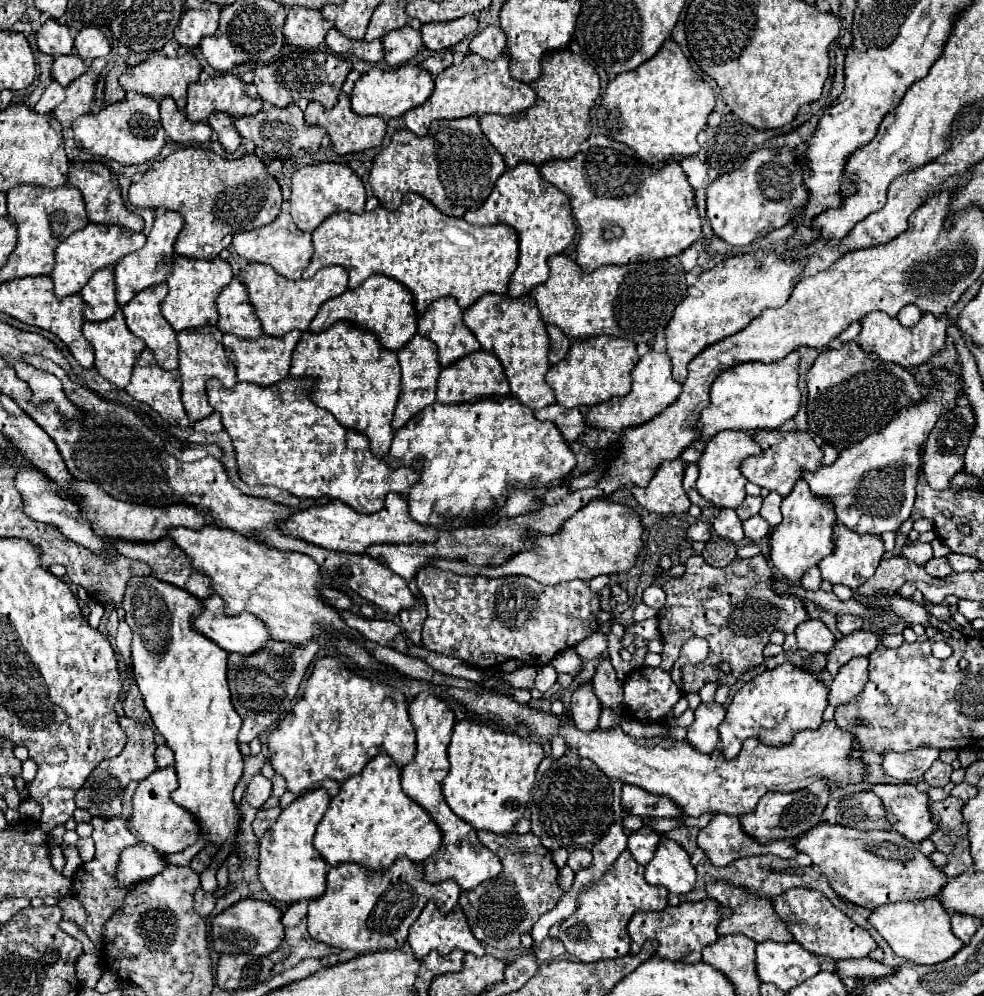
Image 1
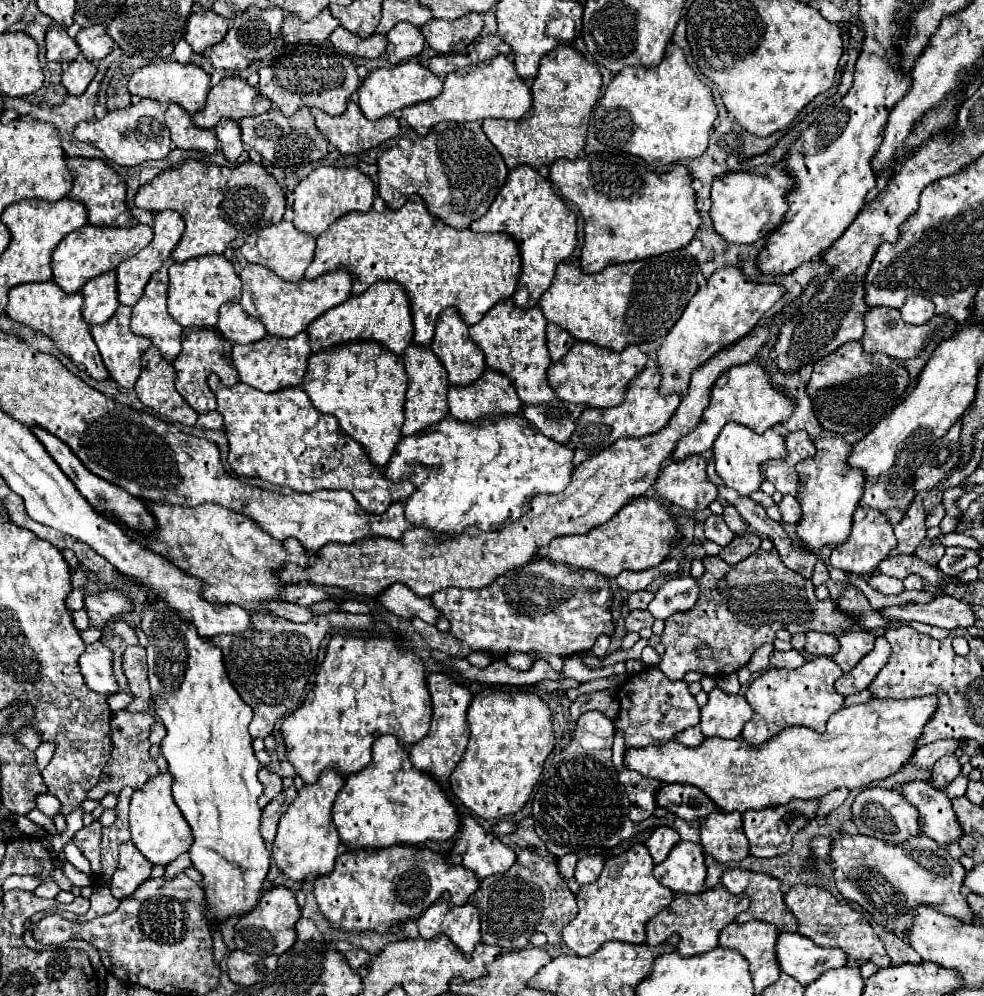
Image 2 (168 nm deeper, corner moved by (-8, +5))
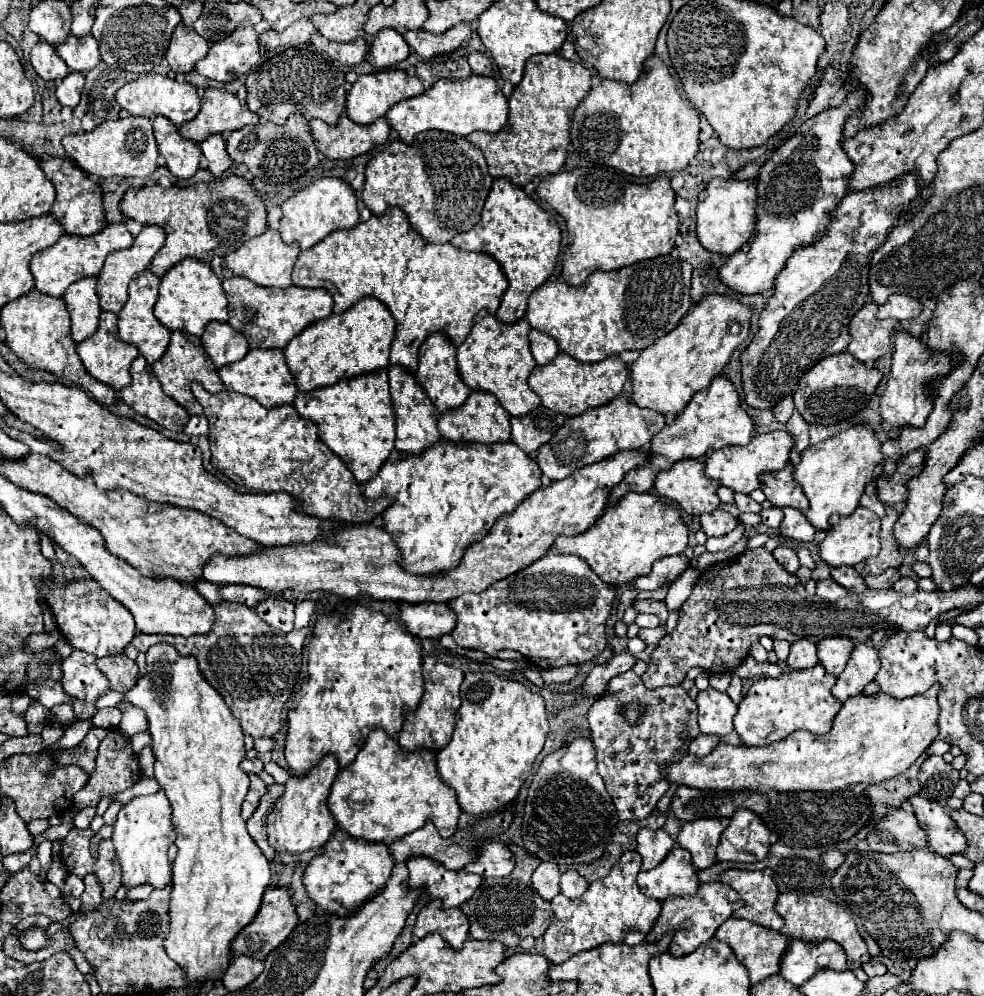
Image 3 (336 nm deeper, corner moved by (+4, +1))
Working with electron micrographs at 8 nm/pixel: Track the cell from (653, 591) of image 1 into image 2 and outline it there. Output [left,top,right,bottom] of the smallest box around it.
[649,577,699,619]

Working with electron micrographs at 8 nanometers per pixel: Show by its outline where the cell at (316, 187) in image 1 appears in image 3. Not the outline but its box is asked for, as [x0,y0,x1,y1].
[281,177,359,249]

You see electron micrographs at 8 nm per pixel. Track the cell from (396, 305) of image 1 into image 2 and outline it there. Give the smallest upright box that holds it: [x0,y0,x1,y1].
[307,281,413,355]

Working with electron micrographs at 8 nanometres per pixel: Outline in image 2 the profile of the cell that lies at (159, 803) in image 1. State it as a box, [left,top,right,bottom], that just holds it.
[129,775,193,865]

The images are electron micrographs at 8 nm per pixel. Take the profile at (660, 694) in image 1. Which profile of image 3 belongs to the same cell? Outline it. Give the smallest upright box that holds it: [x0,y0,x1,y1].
[589,671,699,819]

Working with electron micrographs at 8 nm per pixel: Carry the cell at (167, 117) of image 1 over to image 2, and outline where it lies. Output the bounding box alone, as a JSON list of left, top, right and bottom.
[165,103,217,153]

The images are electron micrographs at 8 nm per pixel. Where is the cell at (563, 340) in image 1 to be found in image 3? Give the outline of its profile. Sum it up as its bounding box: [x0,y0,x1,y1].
[529,329,559,365]

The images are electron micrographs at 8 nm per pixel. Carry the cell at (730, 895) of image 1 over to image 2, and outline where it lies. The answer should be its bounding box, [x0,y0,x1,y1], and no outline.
[721,869,797,931]

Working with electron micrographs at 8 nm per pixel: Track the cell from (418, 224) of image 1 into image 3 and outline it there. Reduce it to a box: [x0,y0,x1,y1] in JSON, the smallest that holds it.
[293,207,507,371]

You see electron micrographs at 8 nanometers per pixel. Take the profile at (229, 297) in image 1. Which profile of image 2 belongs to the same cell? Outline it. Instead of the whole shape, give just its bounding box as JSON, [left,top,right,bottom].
[217,303,267,345]

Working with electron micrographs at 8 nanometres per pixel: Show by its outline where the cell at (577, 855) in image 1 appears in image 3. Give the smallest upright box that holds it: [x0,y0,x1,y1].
[561,869,589,899]

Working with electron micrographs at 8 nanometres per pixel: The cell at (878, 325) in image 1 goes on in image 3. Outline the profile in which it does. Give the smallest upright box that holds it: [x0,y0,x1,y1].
[847,303,899,363]

